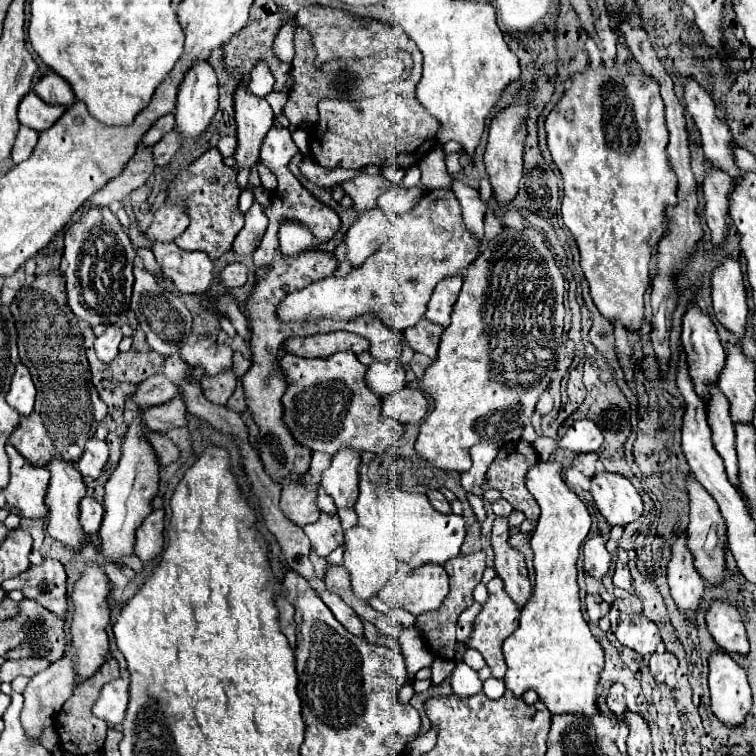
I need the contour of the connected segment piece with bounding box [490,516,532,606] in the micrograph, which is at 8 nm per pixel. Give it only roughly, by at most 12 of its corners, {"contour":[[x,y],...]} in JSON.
{"contour":[[508,516],[492,528],[494,566],[518,606],[532,594],[524,556],[510,546]]}

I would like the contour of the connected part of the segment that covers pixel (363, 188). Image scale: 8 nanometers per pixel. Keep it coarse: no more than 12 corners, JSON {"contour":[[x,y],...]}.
{"contour":[[382,174],[340,184],[356,216],[374,208],[394,184]]}

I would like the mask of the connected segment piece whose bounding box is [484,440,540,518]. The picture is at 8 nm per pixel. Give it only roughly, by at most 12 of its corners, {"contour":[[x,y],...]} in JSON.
{"contour":[[524,440],[506,442],[488,468],[484,490],[498,488],[514,510],[538,518],[524,486],[538,454]]}

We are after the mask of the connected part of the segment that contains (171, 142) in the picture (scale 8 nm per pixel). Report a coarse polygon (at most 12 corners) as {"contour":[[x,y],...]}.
{"contour":[[166,134],[152,146],[156,166],[166,166],[180,148],[180,136]]}

